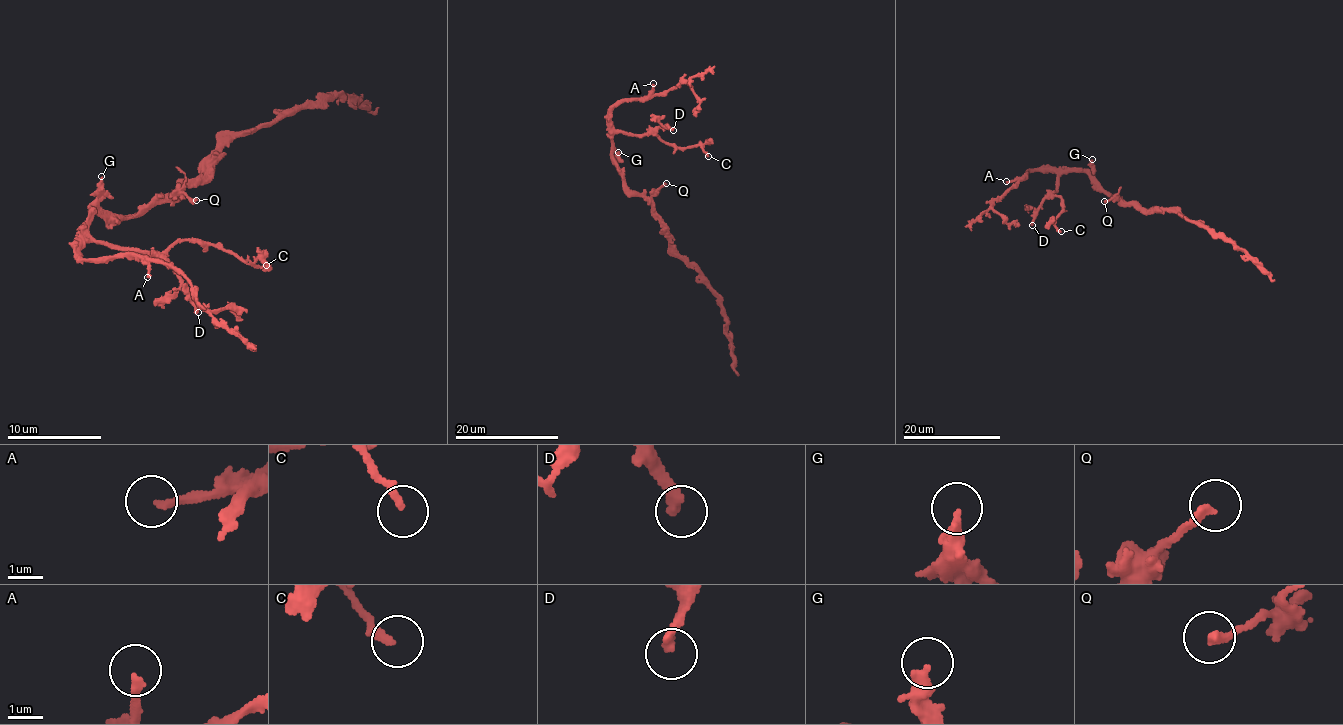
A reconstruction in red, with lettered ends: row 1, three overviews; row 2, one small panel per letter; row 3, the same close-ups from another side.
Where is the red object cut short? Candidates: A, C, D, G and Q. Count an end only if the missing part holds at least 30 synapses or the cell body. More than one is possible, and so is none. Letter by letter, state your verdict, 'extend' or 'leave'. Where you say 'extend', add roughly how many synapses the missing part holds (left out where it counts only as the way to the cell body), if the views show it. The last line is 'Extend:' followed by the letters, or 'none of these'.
A: extend; 40 synapses
C: leave
D: leave
G: leave
Q: leave
Extend: A

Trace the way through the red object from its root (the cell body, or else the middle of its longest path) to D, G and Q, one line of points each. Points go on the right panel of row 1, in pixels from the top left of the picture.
D: (1114, 196), (1108, 197), (1086, 172), (1065, 171), (1059, 177), (1054, 193), (1042, 202), (1032, 225)
G: (1114, 196), (1108, 197), (1094, 178), (1092, 159)
Q: (1114, 196), (1119, 200), (1104, 201)

